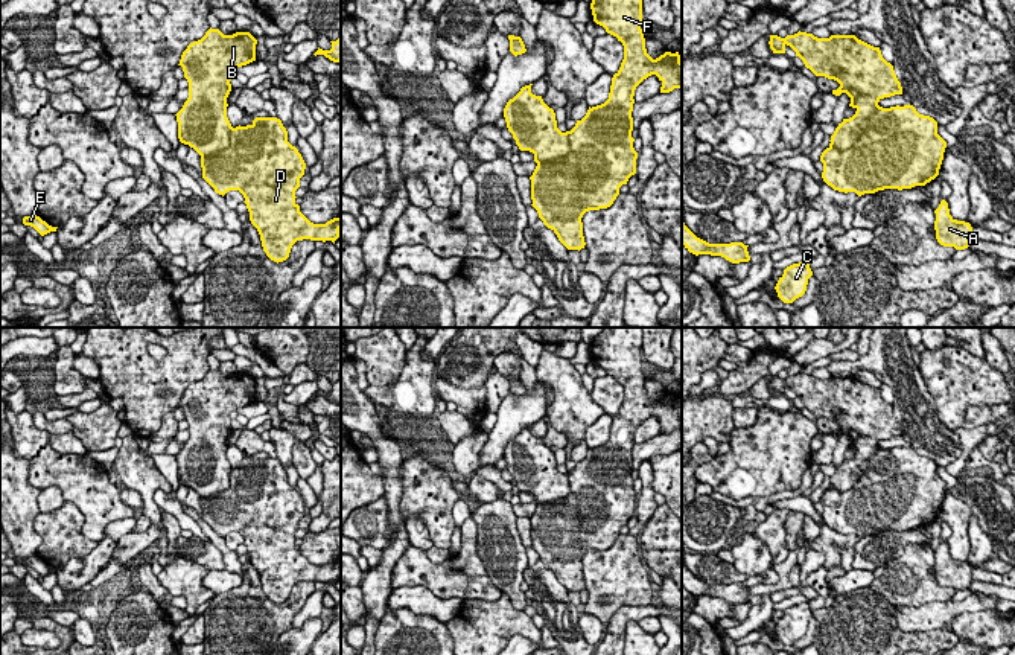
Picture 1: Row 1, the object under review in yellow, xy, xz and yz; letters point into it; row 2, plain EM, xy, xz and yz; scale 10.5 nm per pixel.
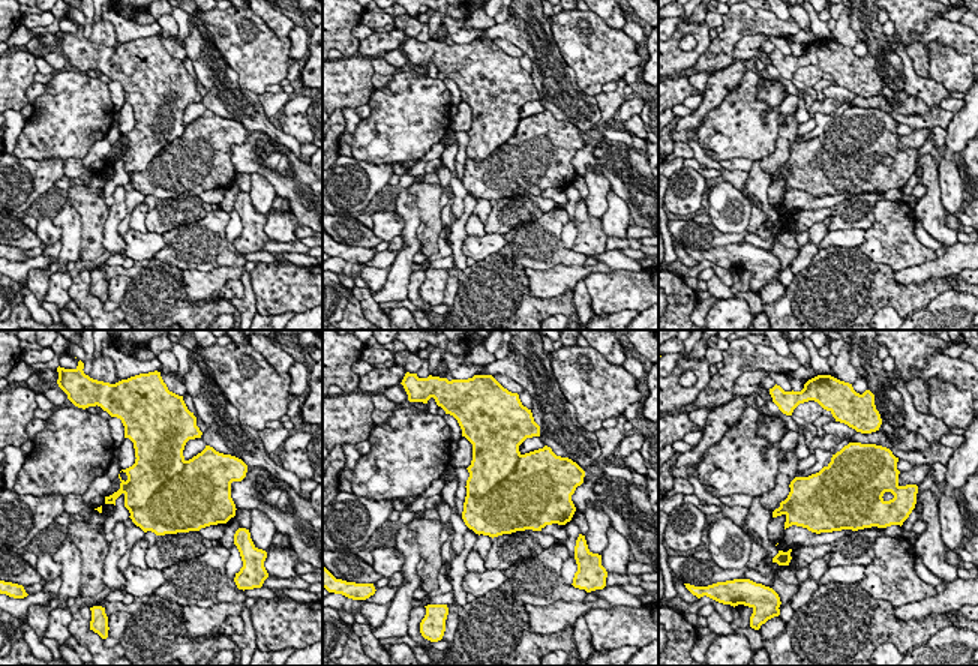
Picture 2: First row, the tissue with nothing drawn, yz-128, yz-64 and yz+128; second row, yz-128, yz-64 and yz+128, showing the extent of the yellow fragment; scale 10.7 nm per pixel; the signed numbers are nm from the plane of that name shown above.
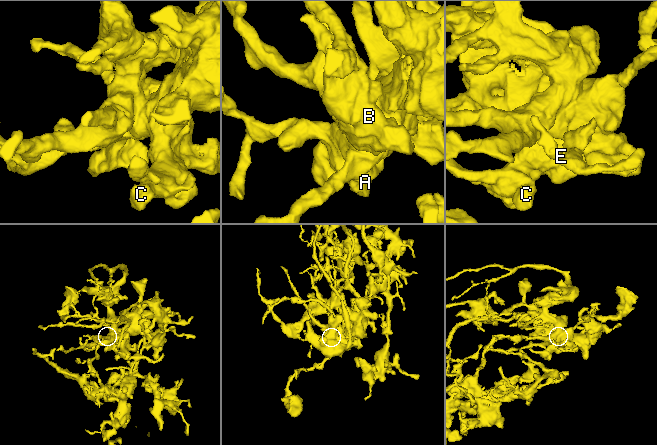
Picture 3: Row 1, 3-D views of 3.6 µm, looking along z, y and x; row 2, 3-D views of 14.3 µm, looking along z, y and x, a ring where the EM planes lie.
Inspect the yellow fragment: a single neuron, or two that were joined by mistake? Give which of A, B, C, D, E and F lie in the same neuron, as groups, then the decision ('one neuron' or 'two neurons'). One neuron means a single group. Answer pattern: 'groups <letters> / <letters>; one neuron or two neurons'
groups A B C D E F; one neuron

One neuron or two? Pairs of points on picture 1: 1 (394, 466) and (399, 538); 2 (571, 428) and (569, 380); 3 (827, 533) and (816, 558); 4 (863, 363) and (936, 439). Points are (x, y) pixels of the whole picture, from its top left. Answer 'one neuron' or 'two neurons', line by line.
1: one neuron
2: one neuron
3: two neurons
4: one neuron

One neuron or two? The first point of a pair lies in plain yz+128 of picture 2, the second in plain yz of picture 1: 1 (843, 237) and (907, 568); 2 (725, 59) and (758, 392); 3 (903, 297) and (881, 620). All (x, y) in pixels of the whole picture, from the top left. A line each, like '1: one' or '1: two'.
1: two
2: two
3: one

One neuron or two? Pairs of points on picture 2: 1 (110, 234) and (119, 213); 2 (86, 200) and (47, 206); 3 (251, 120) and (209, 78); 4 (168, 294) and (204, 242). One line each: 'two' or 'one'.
1: one
2: one
3: one
4: two

